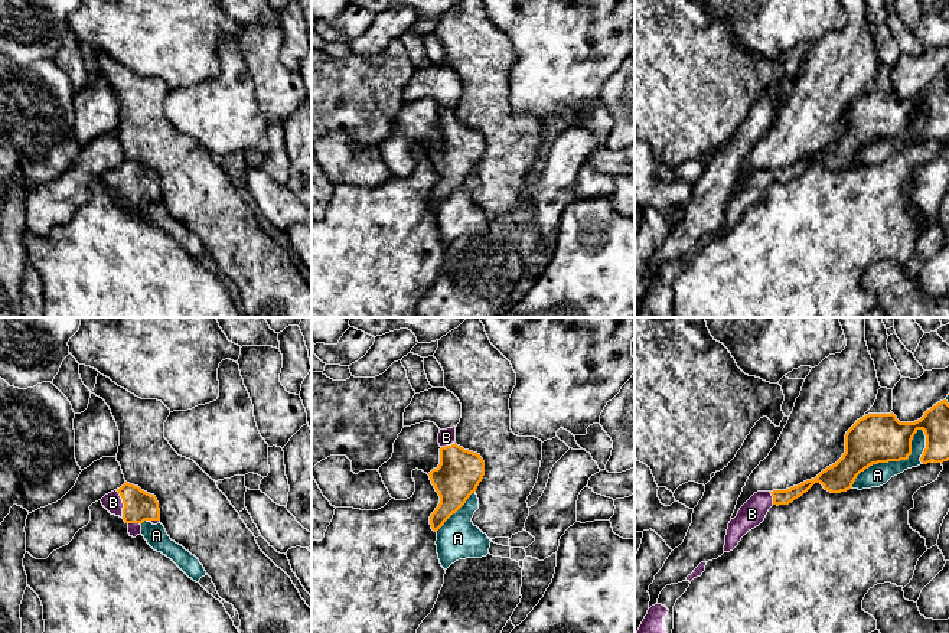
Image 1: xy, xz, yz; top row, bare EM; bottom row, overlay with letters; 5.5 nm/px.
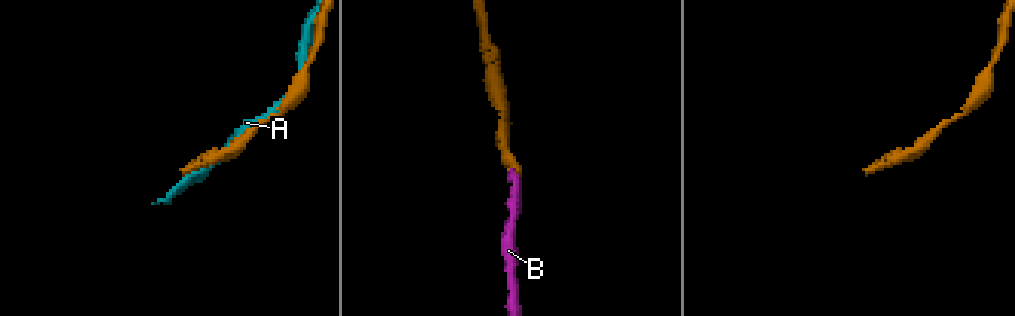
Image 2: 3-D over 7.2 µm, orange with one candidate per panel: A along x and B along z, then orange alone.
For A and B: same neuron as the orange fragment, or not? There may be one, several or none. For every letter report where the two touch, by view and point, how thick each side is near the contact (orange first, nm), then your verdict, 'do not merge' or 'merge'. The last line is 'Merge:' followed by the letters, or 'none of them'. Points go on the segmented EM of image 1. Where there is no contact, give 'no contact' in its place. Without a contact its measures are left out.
A: contact yz (893, 460); calibres 280 and 130 nm; do not merge
B: contact xy (123, 502); calibres 170 and 110 nm; merge
Merge: B

